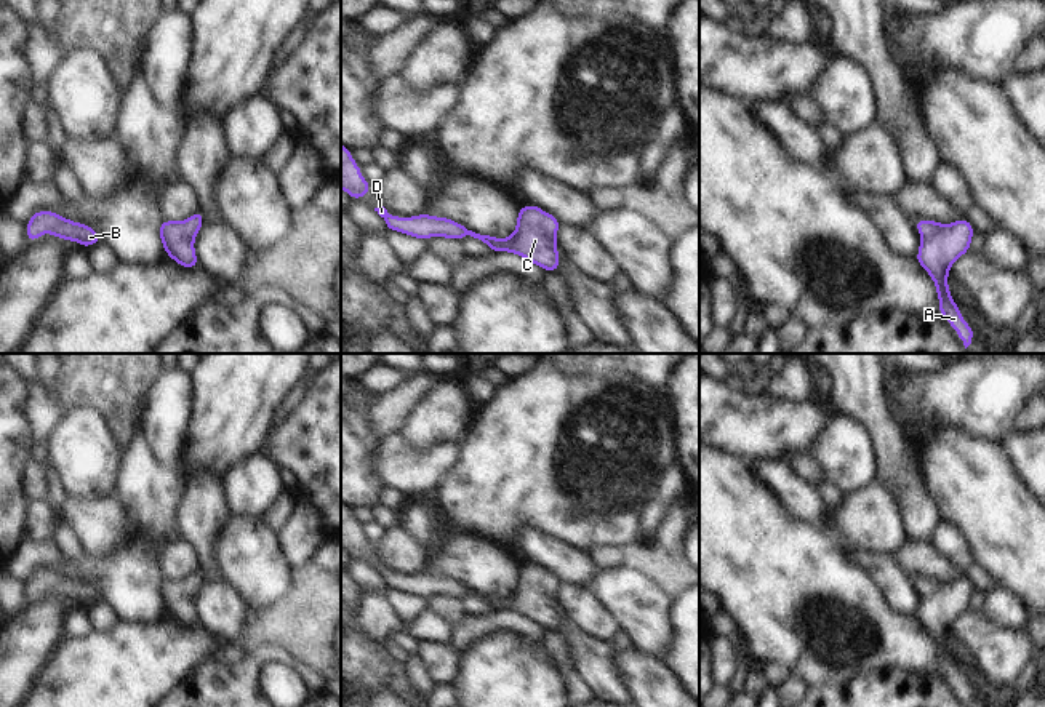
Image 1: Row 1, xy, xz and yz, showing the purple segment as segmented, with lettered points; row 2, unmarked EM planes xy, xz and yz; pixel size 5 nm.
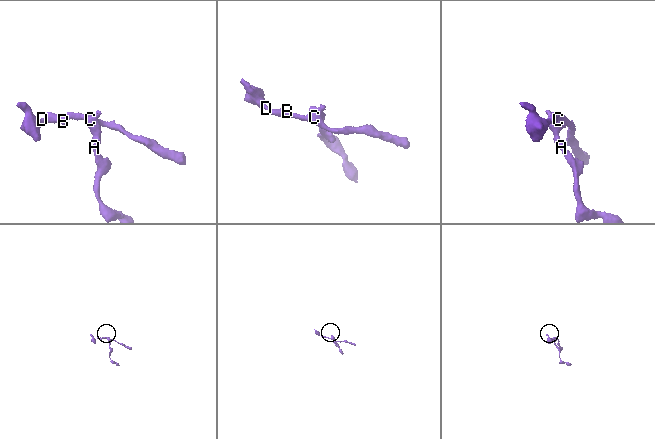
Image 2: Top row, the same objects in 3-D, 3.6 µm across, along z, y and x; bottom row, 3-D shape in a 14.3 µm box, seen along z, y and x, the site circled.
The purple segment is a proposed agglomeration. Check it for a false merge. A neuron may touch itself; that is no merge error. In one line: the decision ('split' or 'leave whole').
leave whole

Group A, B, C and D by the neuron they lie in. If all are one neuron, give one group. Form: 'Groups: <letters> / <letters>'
Groups: A B C D

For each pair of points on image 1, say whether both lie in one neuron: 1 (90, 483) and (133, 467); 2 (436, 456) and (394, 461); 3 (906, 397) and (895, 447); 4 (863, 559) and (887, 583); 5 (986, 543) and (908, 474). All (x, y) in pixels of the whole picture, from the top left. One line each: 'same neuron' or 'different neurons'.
1: different neurons
2: same neuron
3: different neurons
4: same neuron
5: different neurons

